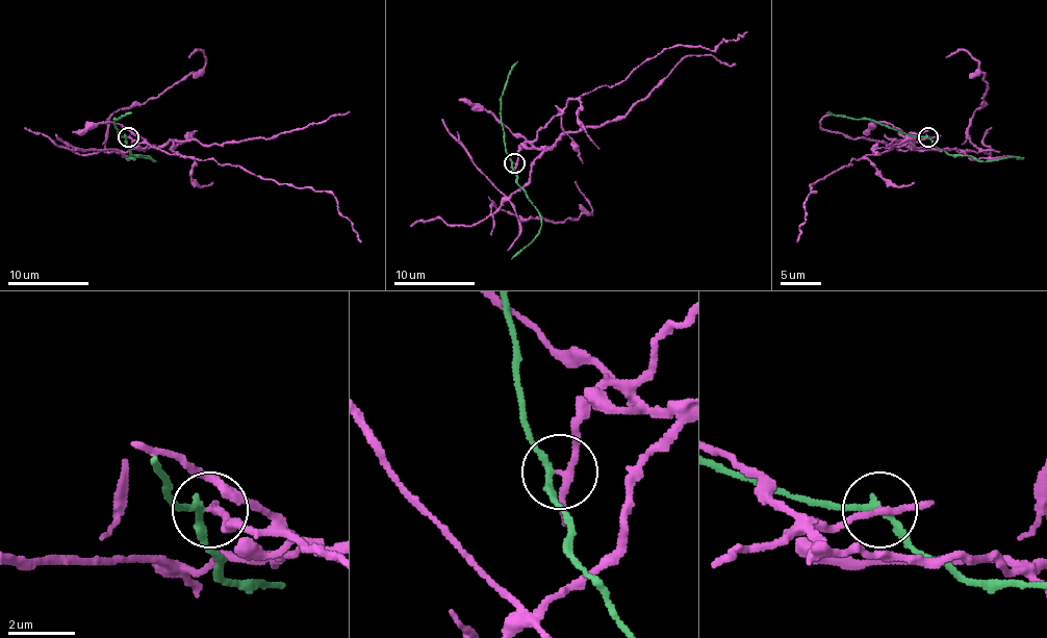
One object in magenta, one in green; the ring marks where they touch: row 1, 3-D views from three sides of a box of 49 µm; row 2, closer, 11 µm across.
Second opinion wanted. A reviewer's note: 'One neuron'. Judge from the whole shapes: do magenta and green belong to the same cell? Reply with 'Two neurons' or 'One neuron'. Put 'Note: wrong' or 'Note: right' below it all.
Two neurons
Note: wrong

